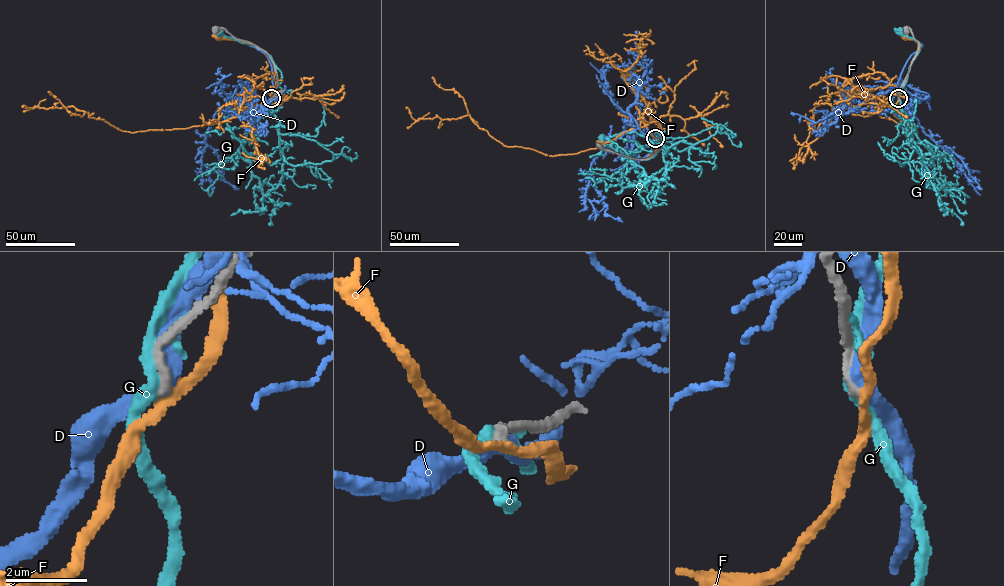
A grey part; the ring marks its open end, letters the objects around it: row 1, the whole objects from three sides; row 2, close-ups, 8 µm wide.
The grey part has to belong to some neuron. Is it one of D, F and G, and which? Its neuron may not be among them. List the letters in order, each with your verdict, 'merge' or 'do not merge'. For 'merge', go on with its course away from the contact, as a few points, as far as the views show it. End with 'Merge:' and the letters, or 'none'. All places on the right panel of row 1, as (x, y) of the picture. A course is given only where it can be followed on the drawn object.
D: do not merge
F: do not merge
G: do not merge
Merge: none

